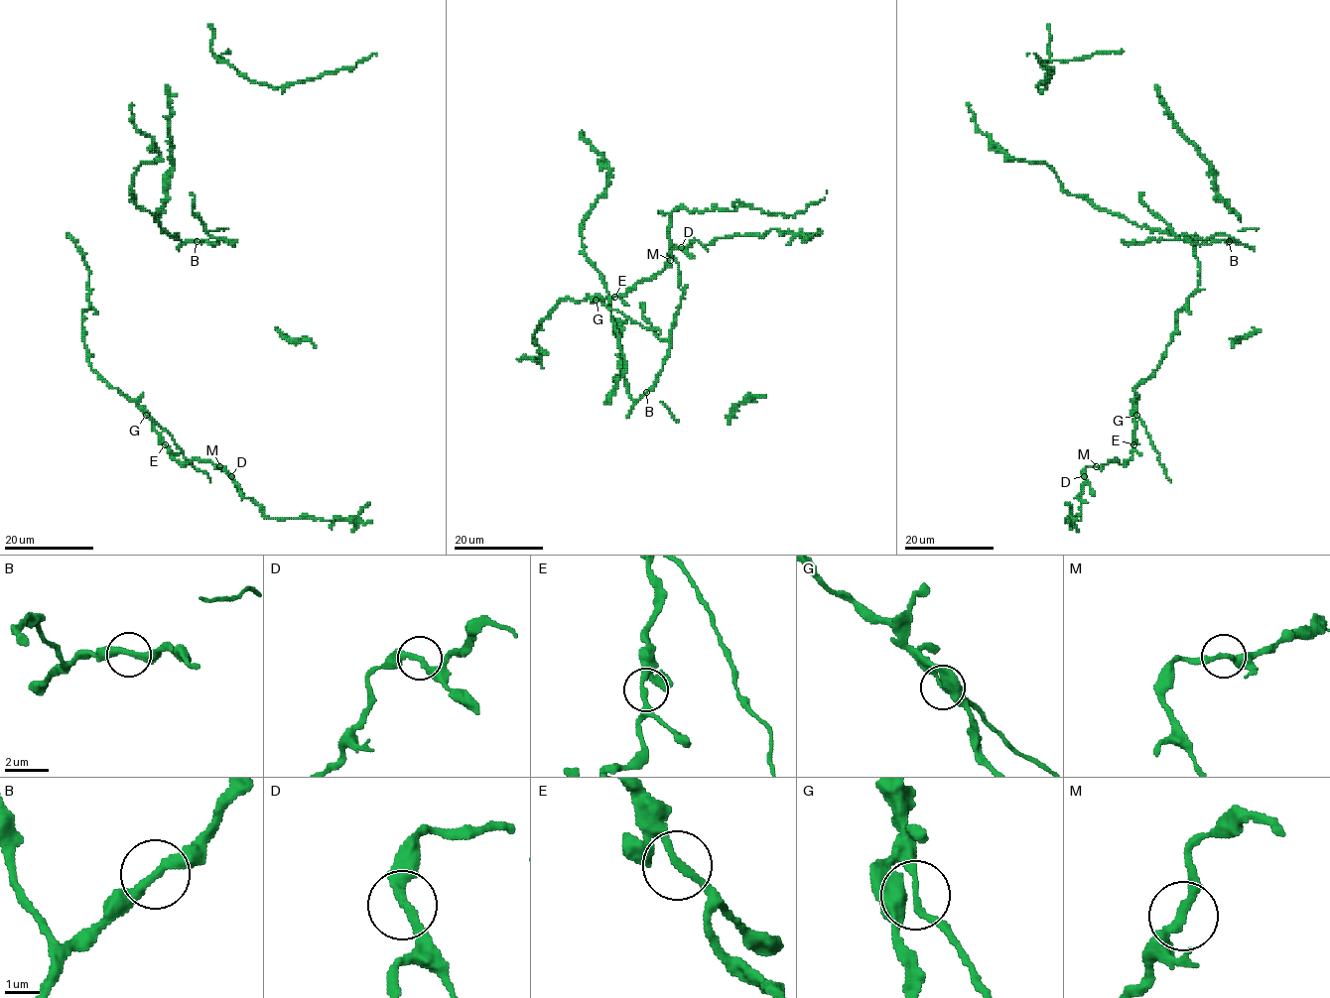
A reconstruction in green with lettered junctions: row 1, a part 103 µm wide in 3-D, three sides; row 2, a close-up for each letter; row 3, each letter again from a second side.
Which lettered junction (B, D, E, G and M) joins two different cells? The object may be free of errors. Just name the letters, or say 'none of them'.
G

